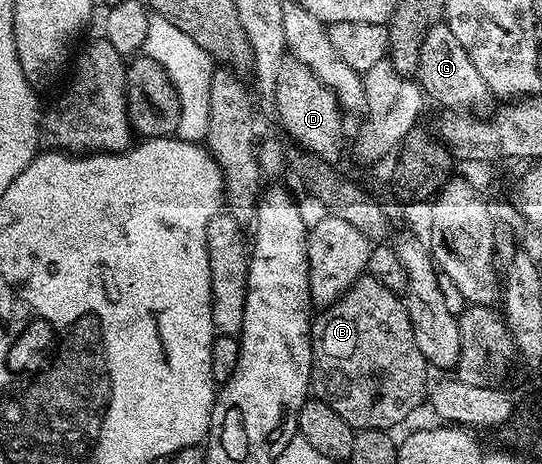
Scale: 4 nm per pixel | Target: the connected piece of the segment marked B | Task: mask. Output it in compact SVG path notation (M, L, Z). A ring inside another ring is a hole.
M365 274L358 277L334 303L327 305L321 312L324 313L321 316L319 313L312 322L311 391L314 393L315 399L326 402L326 406L330 406L330 410L334 410L334 414L339 414L340 417L346 418L346 422L354 430L361 428L392 430L395 424L402 423L423 400L425 403L426 397L430 392L430 379L428 380L430 365L428 359L422 354L422 350L418 350L418 342L414 342L414 326L410 322L410 314L406 310L403 299L397 293L386 290L386 286L382 286L382 282L378 282L372 276Z

